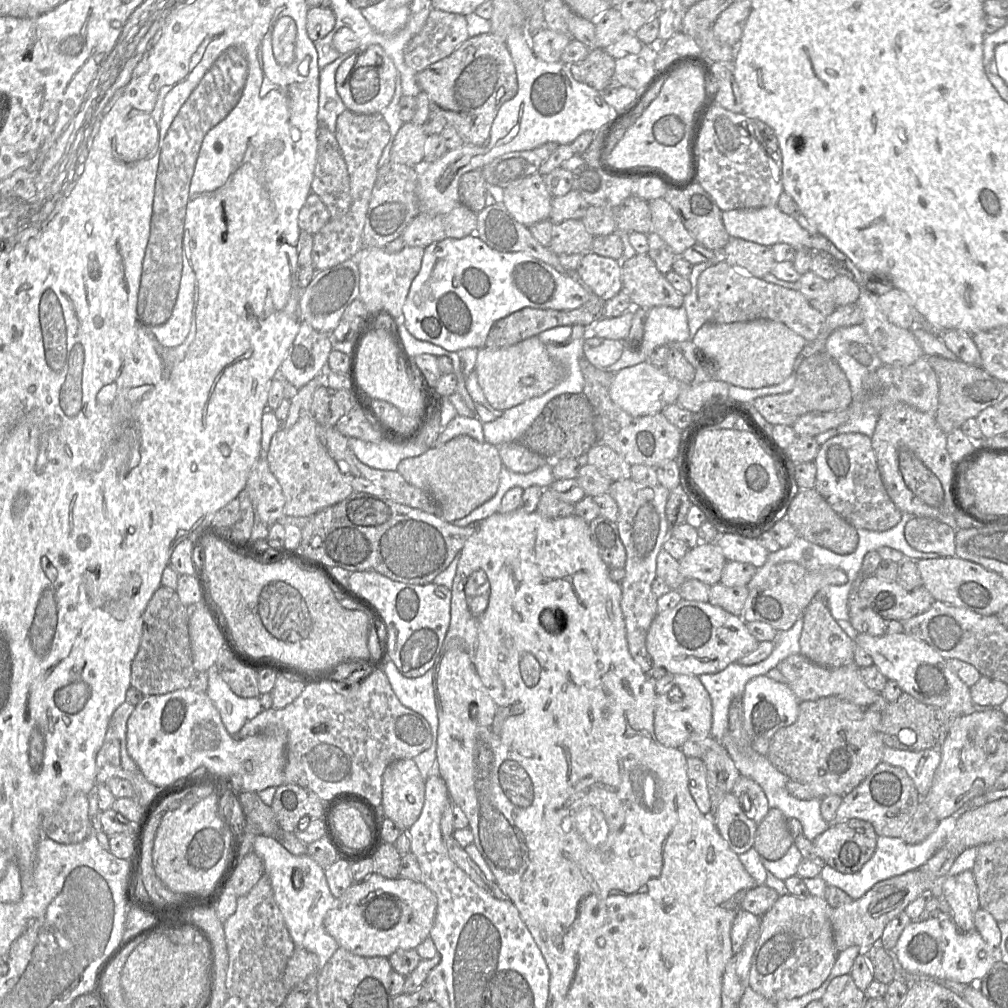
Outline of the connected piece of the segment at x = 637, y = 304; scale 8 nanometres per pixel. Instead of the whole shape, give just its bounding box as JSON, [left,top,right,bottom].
[621,254,684,310]

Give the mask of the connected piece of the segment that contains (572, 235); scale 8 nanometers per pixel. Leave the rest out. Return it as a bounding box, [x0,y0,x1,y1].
[550,219,594,255]

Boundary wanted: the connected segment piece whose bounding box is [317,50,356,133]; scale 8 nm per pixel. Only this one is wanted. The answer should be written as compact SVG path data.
M355 51L341 54L332 63L320 69L317 120L319 127L325 127L333 133L338 116L347 110L336 90L336 72L341 63Z

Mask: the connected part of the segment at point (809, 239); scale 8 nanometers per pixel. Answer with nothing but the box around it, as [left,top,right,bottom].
[722,205,863,287]

